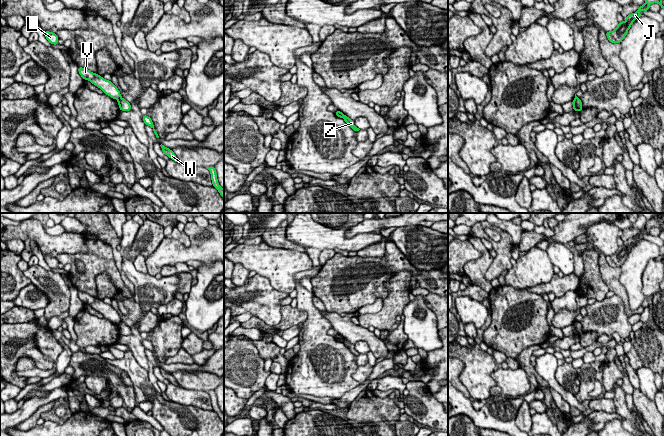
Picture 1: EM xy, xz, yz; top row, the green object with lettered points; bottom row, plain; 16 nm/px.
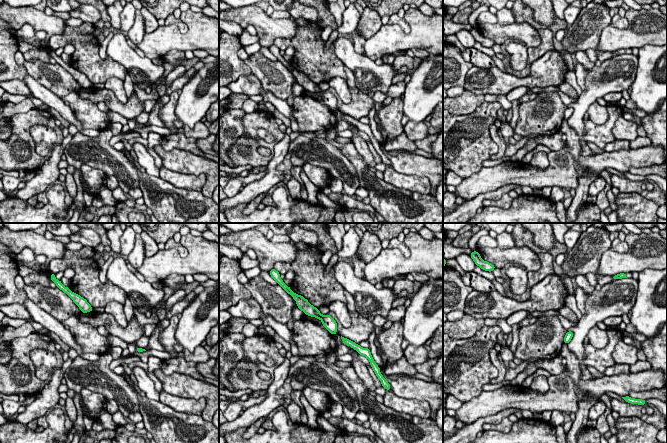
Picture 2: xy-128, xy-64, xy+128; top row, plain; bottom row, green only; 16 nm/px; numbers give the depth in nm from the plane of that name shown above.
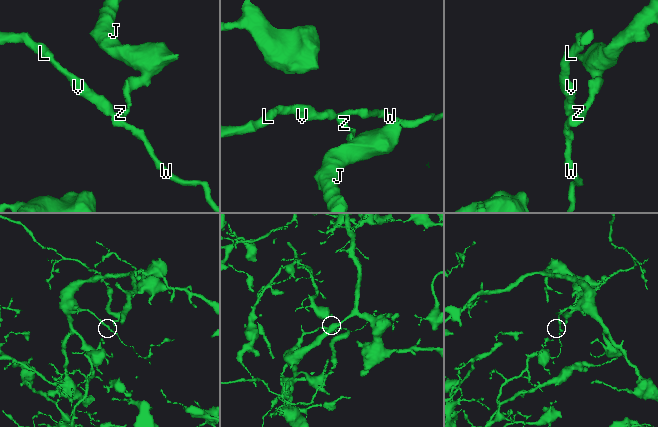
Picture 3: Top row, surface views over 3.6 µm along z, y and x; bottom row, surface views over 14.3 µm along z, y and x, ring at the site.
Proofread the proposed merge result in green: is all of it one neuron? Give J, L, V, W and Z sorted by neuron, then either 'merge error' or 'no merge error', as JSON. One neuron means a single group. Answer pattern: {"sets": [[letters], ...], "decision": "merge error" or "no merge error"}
{"sets": [["J", "W", "Z"], ["L", "V"]], "decision": "merge error"}

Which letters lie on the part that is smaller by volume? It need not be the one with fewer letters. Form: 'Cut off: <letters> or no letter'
Cut off: J, W, Z

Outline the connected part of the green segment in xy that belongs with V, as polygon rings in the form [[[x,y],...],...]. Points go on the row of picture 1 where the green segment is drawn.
[[[78,67],[78,72],[84,80],[90,81],[93,85],[101,89],[104,94],[117,101],[121,98],[120,90],[112,83],[112,81],[106,80],[97,73],[93,73],[83,67]]]

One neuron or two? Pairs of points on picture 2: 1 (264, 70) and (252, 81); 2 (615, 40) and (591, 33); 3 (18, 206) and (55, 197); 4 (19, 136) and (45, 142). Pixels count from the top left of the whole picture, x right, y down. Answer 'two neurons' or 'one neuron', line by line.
1: two neurons
2: two neurons
3: one neuron
4: two neurons

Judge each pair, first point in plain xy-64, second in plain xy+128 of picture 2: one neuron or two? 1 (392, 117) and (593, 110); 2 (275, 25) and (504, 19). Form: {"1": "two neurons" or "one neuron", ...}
{"1": "two neurons", "2": "two neurons"}

